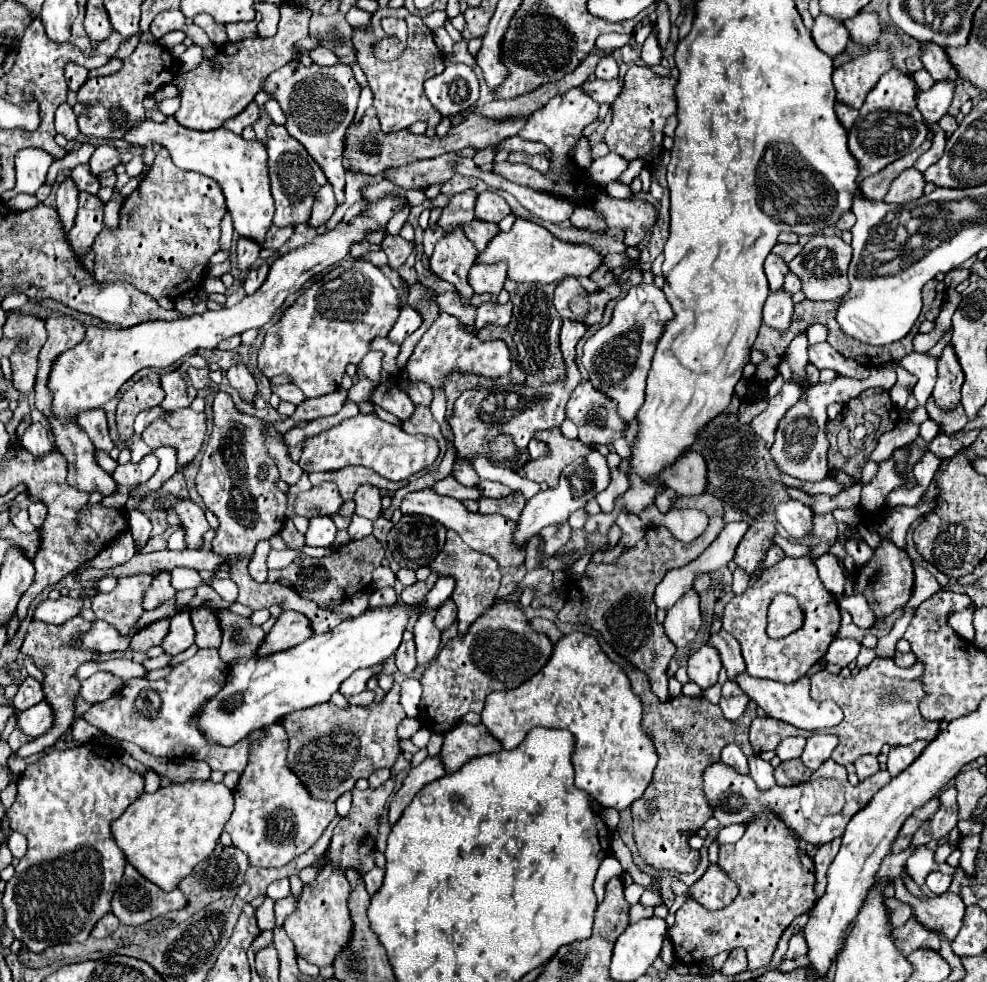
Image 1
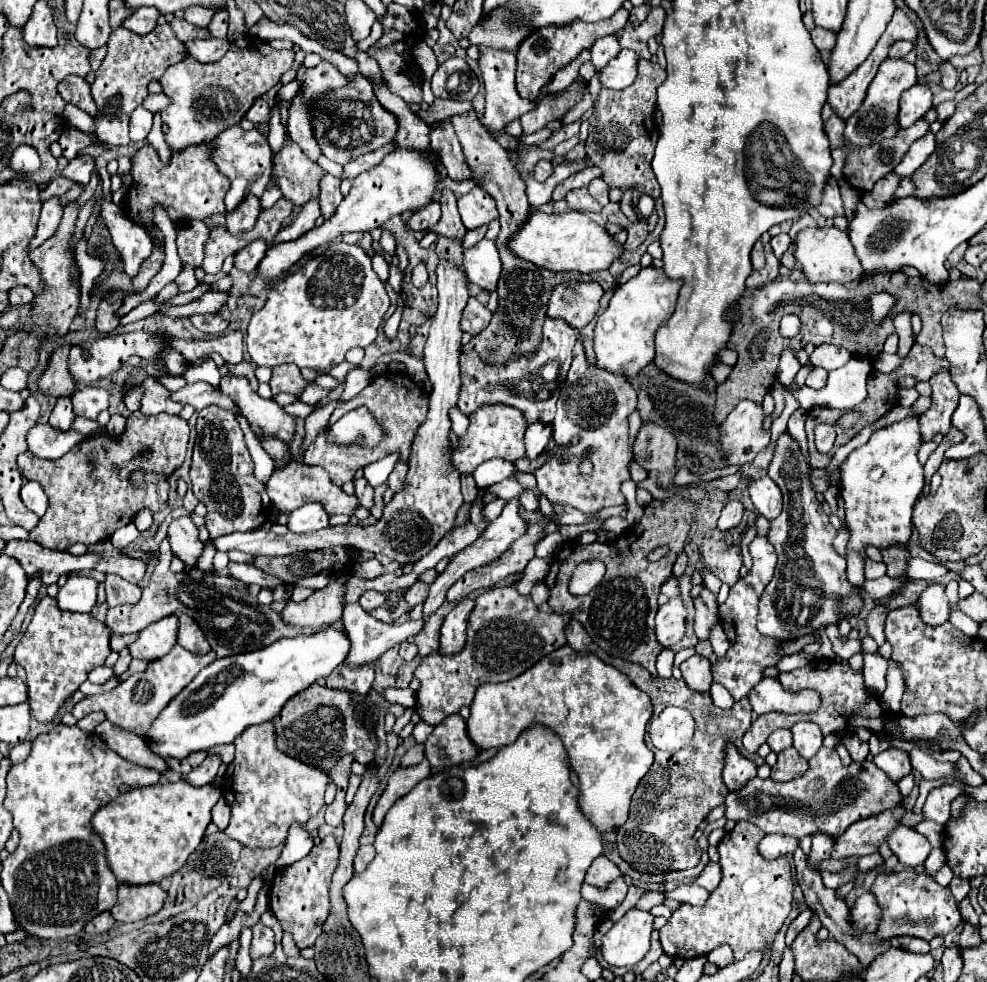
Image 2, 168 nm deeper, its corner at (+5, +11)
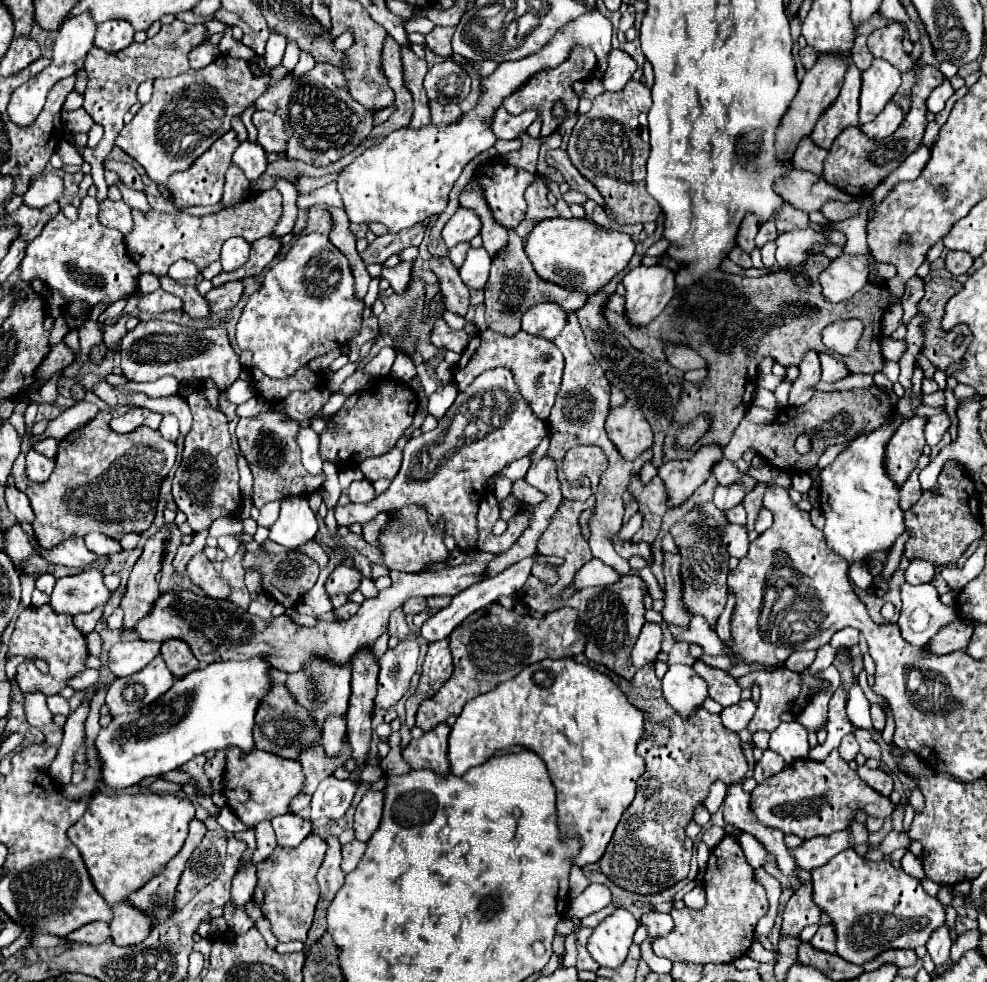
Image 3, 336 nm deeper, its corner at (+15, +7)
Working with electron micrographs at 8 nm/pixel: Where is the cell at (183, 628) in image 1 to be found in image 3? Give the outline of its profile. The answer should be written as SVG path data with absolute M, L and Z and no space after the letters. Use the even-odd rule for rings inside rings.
M134 639L126 643L116 643L110 649L108 667L114 673L114 677L128 677L144 669L158 653L160 653L160 643L156 641Z

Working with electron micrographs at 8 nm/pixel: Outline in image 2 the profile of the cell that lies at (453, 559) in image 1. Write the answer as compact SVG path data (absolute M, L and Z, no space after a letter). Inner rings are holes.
M462 601L456 605L444 619L440 629L440 649L442 655L456 655L464 649L466 643L466 625L470 609L474 607L474 601Z

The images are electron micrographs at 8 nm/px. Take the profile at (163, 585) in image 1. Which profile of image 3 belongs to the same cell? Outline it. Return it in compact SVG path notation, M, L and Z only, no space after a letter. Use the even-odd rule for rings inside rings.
M68 539L50 551L42 551L42 557L52 565L66 565L76 569L90 569L96 565L96 553L88 551L82 539Z

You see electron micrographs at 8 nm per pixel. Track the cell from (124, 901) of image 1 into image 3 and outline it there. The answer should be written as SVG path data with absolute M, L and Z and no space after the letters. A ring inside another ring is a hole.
M128 901L116 903L112 907L112 913L114 913L114 919L110 923L110 935L116 945L120 947L138 945L150 933L150 927L152 927L150 919L144 917L144 913L140 913L138 909L132 909Z

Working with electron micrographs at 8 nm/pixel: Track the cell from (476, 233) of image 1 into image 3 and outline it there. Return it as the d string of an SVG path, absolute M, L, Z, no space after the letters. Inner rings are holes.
M466 241L466 243L460 243L460 245L454 245L450 251L448 251L448 257L452 259L452 263L456 265L456 267L460 267L462 265L462 261L464 261L464 257L466 257L466 251L470 249L470 243Z

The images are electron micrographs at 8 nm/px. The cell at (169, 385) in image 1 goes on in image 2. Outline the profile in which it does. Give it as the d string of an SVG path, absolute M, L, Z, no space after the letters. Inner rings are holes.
M146 377L144 381L144 399L140 405L140 413L150 417L150 415L158 415L158 413L170 413L170 415L178 415L182 405L178 405L176 401L170 401L170 391L164 389L156 377Z

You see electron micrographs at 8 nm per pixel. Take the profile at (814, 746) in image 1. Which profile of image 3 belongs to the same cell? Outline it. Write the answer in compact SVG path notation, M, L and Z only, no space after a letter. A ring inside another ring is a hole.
M796 721L780 723L778 729L772 731L770 749L776 751L788 765L792 765L792 761L804 759L810 753L808 731Z

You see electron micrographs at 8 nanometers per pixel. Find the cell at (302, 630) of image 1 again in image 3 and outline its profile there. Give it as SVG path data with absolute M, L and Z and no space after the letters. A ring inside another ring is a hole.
M338 565L328 581L326 581L326 593L328 597L334 597L334 595L340 595L340 593L354 593L358 589L358 583L362 579L362 573L356 569L356 567L344 567L344 565Z

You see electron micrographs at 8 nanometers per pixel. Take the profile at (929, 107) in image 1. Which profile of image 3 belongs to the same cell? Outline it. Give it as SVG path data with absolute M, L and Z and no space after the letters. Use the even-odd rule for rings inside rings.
M890 101L890 103L884 107L884 111L882 111L874 121L862 125L860 129L862 129L868 137L872 137L872 139L882 139L882 137L892 135L892 133L900 127L902 121L904 121L904 111L902 111L902 107L900 107L898 103L894 103L894 101Z

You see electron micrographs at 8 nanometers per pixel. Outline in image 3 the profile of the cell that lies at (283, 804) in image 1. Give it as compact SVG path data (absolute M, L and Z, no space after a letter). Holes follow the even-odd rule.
M232 745L232 749L226 749L226 773L222 781L226 805L244 825L254 827L264 819L274 819L278 815L292 813L290 803L304 787L304 771L298 761L282 759L260 749L244 753Z

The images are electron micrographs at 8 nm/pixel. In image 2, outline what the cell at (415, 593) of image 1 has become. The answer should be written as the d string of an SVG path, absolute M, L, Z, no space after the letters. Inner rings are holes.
M416 581L408 591L406 591L406 603L410 607L416 607L420 603L424 603L428 597L428 583L422 583L422 581Z

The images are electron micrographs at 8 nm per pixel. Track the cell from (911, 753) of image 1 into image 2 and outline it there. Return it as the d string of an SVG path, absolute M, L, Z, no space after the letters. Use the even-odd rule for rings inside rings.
M886 749L880 755L874 757L874 765L880 767L892 781L900 781L902 777L906 777L912 767L910 767L910 759L906 757L904 751L900 749Z

